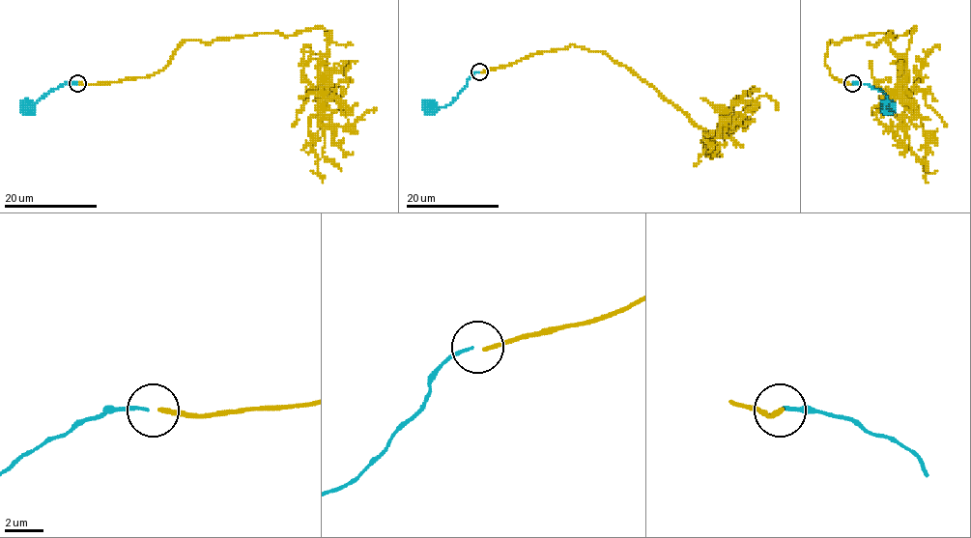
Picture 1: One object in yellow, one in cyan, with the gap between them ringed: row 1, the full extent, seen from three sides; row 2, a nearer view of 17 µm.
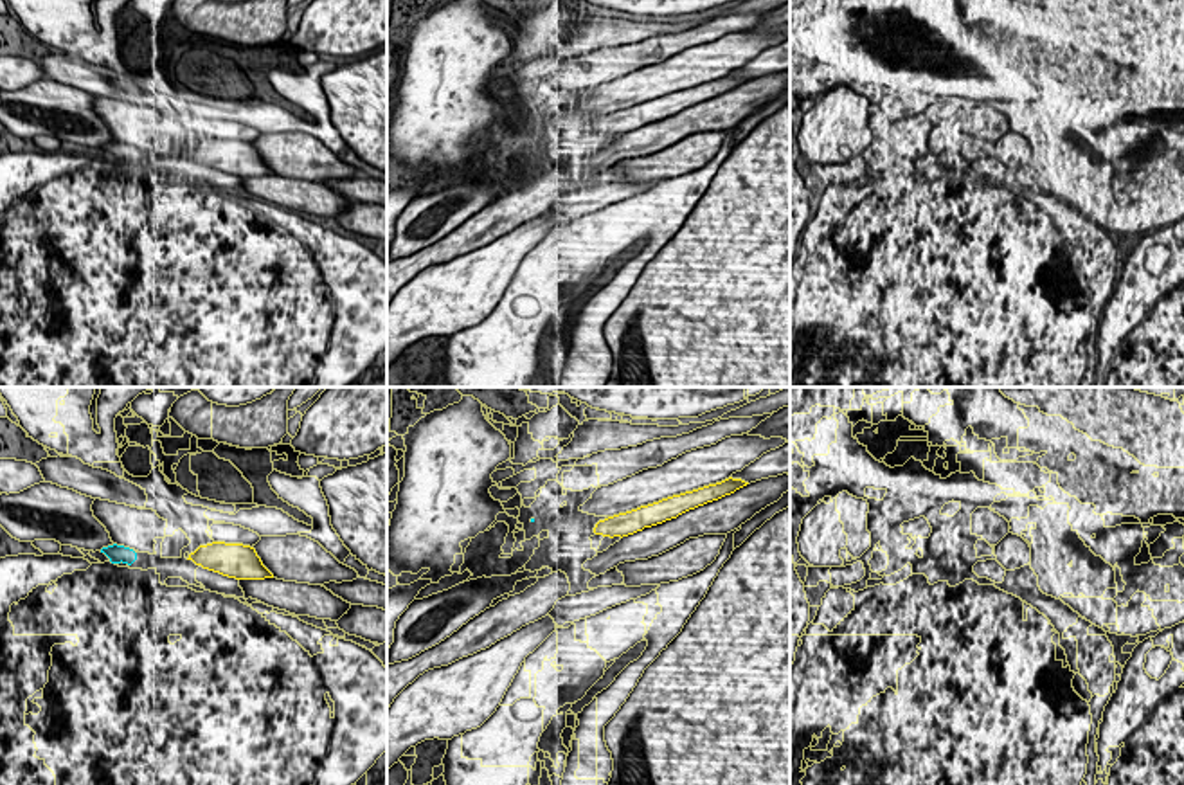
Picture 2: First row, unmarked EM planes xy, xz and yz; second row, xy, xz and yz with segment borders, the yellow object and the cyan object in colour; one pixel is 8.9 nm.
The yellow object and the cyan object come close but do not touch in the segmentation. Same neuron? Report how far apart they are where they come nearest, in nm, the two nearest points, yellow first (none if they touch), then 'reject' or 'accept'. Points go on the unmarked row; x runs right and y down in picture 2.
460 nm apart; from yellow across xy (188, 155), (135, 155); reject

